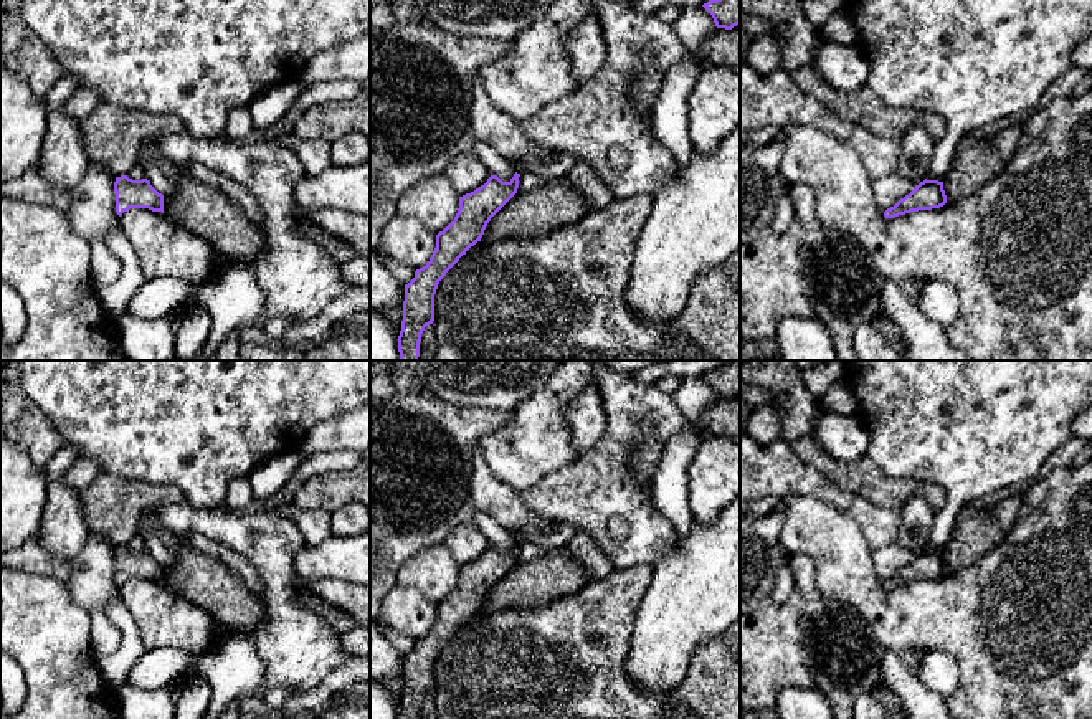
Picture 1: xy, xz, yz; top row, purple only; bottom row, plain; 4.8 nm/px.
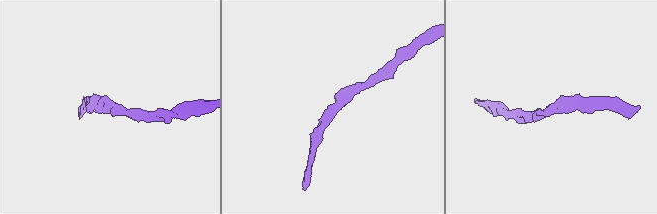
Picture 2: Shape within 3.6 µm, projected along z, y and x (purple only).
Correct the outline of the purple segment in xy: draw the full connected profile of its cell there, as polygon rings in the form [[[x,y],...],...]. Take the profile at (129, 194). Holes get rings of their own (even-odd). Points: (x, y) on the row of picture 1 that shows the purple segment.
[[[127,175],[116,177],[116,213],[121,217],[129,208],[149,208],[164,213],[164,195],[147,179],[132,180]]]

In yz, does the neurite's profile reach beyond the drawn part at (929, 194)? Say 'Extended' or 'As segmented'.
As segmented

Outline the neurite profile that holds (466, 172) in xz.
[[[472,152],[454,155],[444,167],[443,174],[449,179],[459,197],[474,192],[491,177],[486,165]]]

